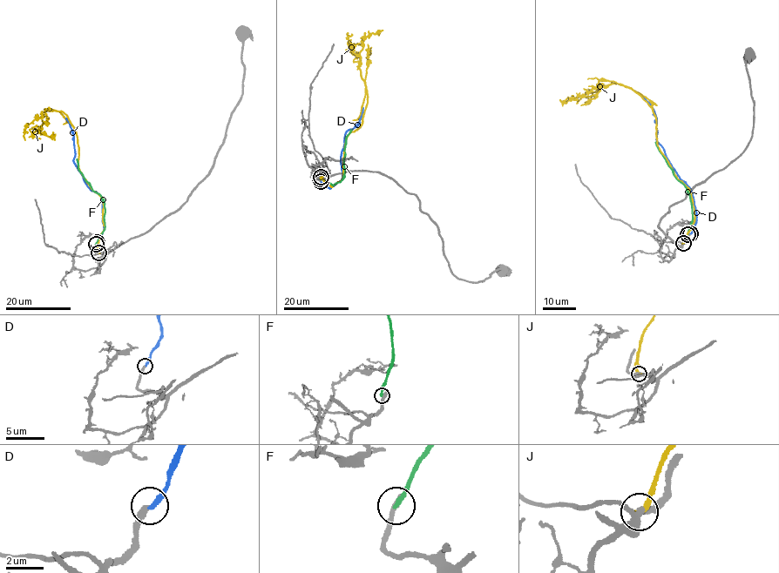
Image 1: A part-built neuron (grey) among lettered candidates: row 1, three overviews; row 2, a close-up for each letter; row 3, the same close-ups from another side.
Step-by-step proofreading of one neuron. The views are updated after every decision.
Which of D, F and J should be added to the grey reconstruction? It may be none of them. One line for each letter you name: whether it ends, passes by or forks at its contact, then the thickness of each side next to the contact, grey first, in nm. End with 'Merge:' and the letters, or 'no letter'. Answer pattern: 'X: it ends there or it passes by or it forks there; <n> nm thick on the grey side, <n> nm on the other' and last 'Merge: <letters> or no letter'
Merge: no letter

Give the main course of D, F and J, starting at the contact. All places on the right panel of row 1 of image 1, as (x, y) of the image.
D: (690, 233), (696, 220), (693, 192), (656, 139), (656, 115), (642, 97)
F: (687, 235), (693, 219), (690, 194), (679, 181), (655, 142)
J: (682, 243), (694, 219), (691, 193), (660, 151), (647, 104), (618, 84), (559, 99)

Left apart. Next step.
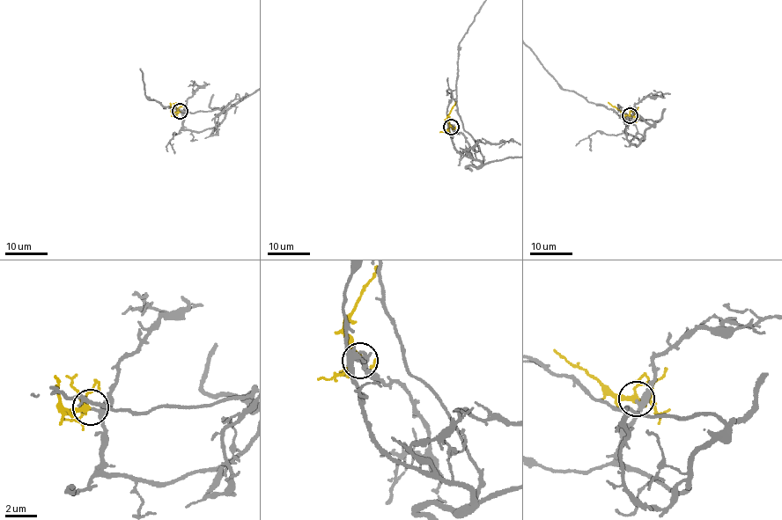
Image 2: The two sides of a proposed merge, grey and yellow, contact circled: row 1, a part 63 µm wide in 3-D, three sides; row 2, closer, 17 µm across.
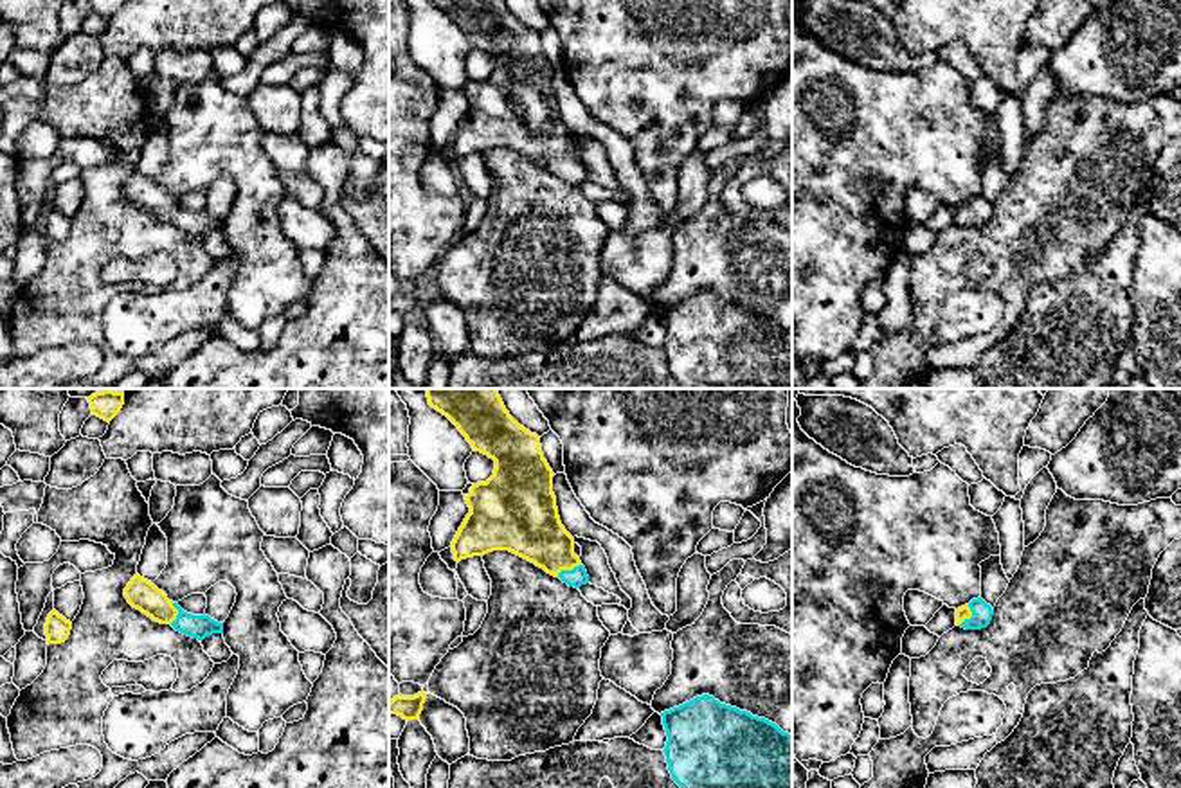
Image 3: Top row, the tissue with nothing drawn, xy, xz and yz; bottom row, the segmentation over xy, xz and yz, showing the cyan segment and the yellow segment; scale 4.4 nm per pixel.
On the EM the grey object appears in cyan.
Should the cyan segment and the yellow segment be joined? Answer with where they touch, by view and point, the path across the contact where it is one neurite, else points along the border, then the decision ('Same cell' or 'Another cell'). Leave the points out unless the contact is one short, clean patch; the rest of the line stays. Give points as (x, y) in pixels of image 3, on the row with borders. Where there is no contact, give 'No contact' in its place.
Touches cyan at xz (567, 571). Path across: xz (578, 576), (567, 571), (531, 529). Same cell

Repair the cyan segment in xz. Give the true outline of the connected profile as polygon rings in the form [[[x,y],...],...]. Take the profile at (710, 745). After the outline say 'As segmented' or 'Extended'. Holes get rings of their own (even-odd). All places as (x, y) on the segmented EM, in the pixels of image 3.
[[[697,696],[661,712],[668,736],[664,756],[681,788],[792,788],[792,734],[747,711]]]. As segmented

